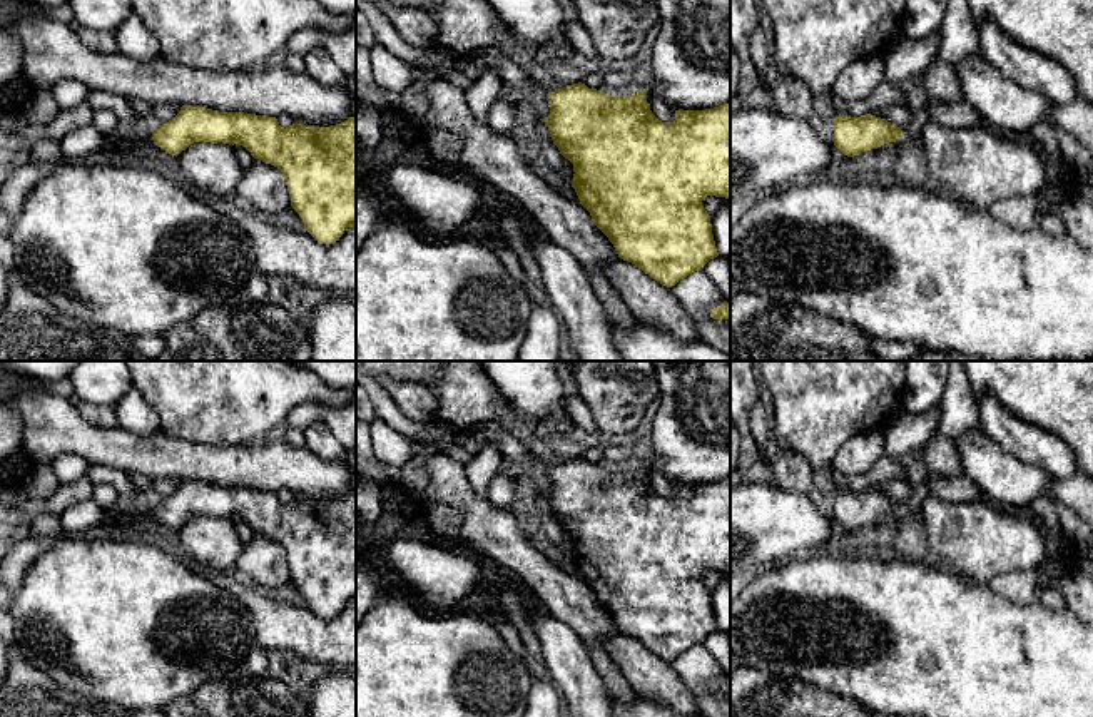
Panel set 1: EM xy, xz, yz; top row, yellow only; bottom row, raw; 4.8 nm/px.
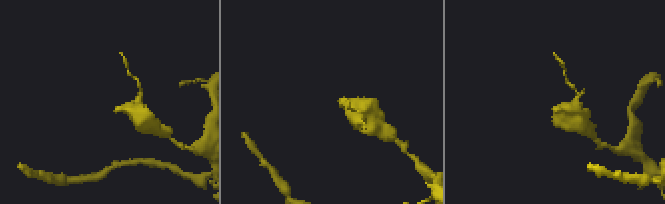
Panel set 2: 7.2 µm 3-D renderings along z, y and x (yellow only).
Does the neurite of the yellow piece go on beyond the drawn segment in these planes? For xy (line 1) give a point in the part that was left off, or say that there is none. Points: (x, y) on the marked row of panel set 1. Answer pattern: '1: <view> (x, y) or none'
1: none

